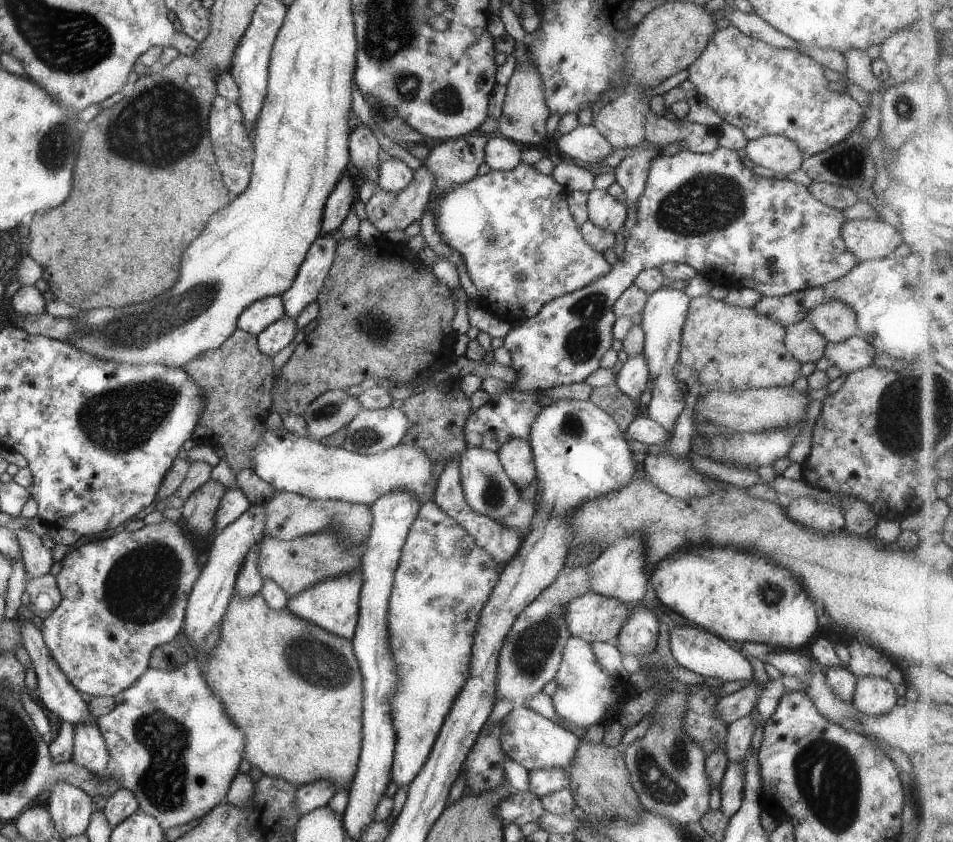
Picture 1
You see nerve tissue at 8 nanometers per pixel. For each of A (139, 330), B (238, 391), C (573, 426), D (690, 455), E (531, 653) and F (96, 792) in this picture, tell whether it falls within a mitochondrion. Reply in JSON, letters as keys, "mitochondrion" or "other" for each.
{"A":"mitochondrion","B":"other","C":"mitochondrion","D":"other","E":"mitochondrion","F":"other"}

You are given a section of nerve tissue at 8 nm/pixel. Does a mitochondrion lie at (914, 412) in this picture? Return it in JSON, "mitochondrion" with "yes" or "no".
{"mitochondrion":"yes"}

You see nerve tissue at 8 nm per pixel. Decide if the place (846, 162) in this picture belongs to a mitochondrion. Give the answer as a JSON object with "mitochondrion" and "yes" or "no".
{"mitochondrion":"yes"}

